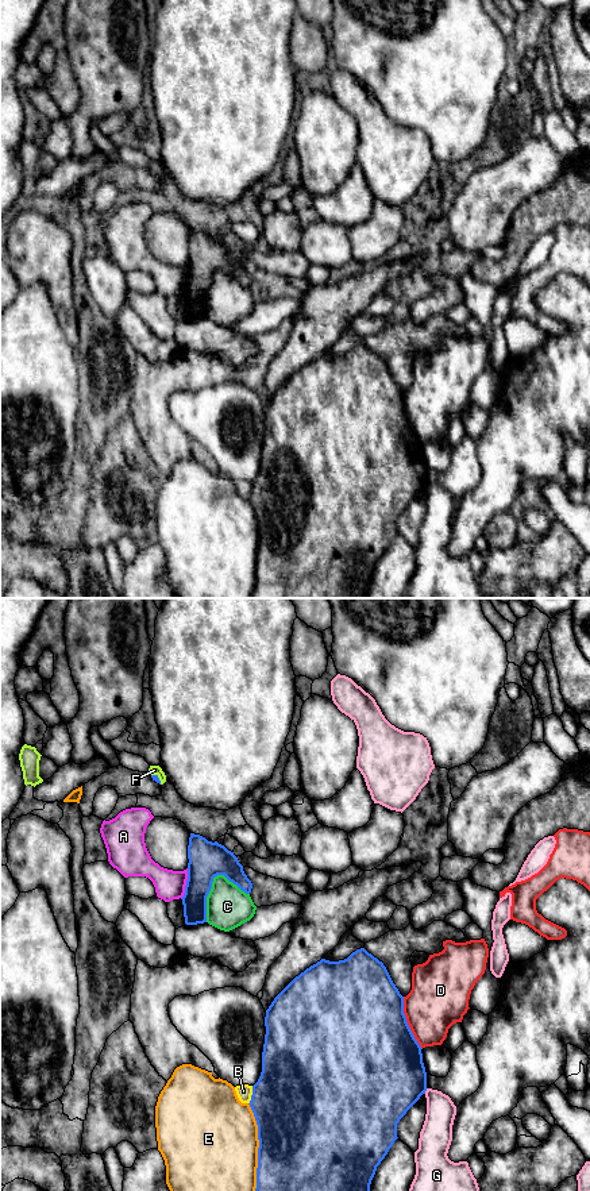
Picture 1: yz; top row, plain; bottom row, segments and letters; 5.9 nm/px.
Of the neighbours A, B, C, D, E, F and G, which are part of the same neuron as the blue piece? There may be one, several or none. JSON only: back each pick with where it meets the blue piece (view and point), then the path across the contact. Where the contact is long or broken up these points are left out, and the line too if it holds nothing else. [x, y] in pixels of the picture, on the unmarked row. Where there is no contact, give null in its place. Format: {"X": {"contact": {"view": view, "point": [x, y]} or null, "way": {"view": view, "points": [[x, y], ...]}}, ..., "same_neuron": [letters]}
{"F": {"contact": {"view": "yz", "point": [158, 173]}, "way": {"view": "yz", "points": [[155, 173], [158, 173], [154, 165]]}}, "same_neuron": ["F"]}

